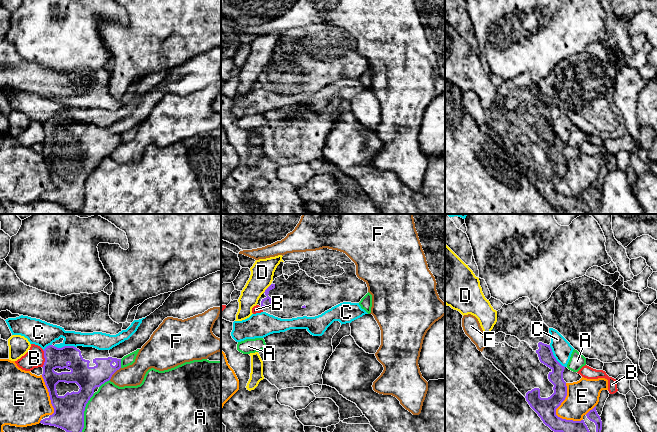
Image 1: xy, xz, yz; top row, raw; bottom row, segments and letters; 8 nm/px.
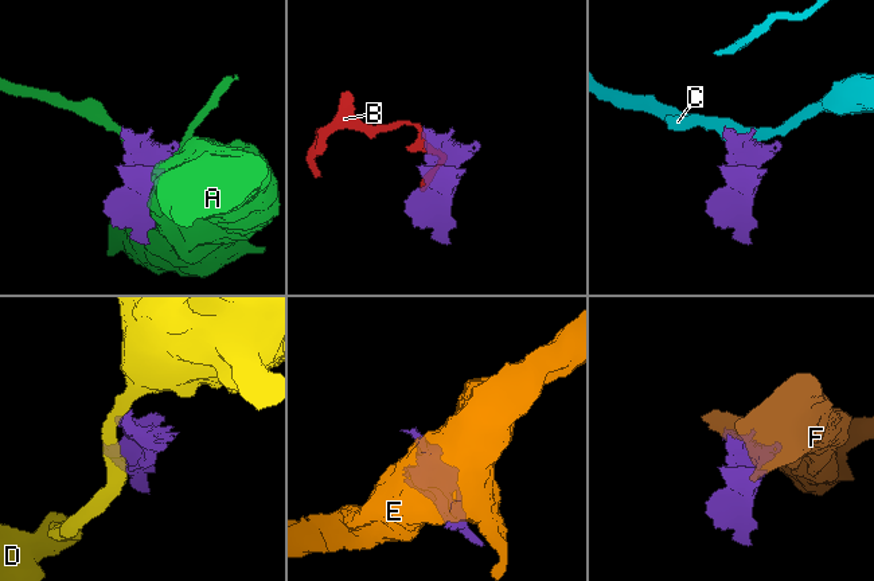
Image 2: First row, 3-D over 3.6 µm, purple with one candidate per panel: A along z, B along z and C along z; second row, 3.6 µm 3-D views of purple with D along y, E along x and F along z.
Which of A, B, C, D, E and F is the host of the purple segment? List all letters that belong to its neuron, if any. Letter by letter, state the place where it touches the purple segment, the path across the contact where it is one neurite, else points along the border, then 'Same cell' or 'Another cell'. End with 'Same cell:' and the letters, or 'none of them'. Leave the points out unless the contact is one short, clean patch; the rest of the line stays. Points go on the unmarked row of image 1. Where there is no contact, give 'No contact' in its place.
A: Touches purple at xy (83, 190). Another cell
B: Touches purple at xy (45, 135). Boundary: xy (43, 126), (44, 140), (42, 143). Another cell
C: Touches purple at yz (553, 132). Boundary: yz (549, 121), (553, 132), (564, 143). Another cell
D: Touches purple at xz (267, 64). Boundary: xz (271, 60), (263, 68). Another cell
E: Touches purple at yz (555, 187). Another cell
F: Touches purple at xy (114, 148). Boundary: xy (120, 143), (109, 155). Another cell
Same cell: none of them

